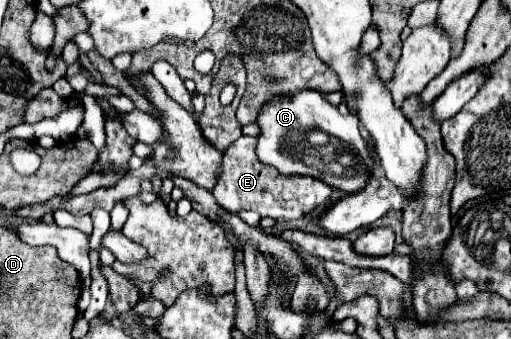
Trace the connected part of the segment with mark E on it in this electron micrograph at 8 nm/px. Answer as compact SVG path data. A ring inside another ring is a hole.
M241 136L223 152L221 170L217 172L217 182L211 190L221 208L231 214L245 208L257 210L261 216L269 216L275 220L297 220L329 200L333 190L321 180L315 180L311 176L281 176L275 168L259 164L255 156L255 144L257 138Z

